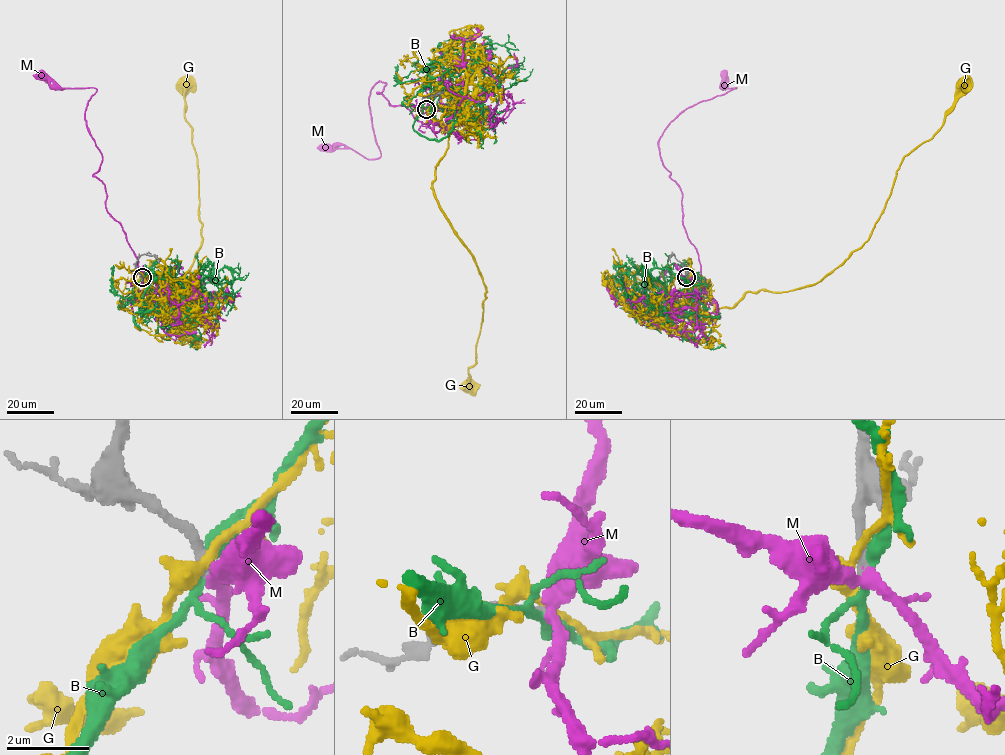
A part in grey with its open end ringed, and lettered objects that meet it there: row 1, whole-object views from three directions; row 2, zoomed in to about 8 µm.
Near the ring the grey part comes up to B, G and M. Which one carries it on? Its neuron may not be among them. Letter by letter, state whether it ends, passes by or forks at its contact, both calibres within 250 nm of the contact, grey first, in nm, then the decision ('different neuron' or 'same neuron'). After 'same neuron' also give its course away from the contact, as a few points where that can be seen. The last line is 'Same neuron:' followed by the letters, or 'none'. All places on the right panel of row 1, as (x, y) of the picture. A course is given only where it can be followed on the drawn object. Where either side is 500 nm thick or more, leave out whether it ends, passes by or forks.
B: it forks there; 260 nm thick on the grey side, 280 nm on the other; different neuron
G: it passes by; 260 nm thick on the grey side, 280 nm on the other; different neuron
M: it passes by; 240 nm thick on the grey side, 280 nm on the other; same neuron; it runs (686, 277), (696, 284), (700, 261), (659, 139), (685, 110), (736, 87), (723, 88), (724, 75)
Same neuron: M

